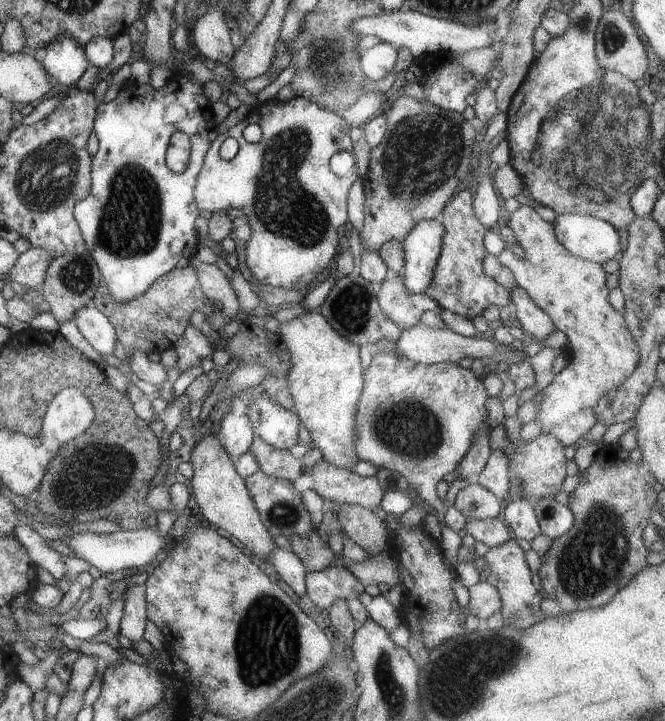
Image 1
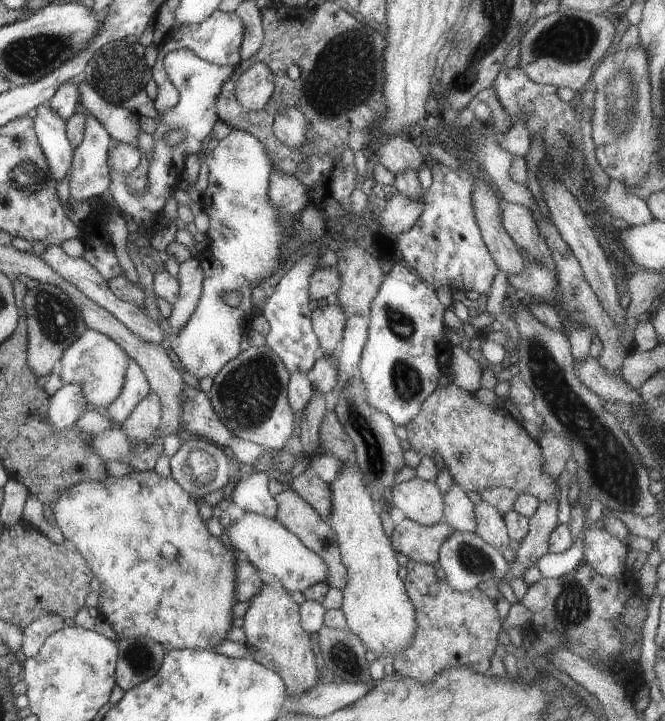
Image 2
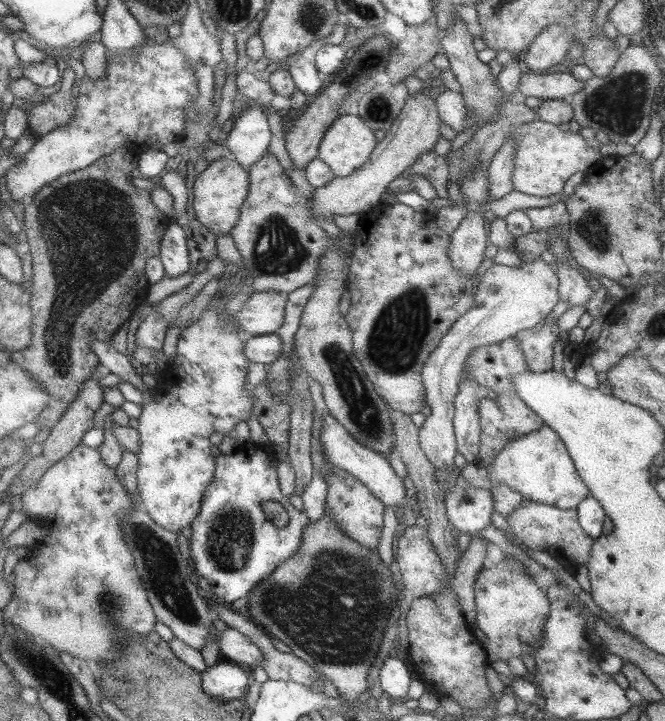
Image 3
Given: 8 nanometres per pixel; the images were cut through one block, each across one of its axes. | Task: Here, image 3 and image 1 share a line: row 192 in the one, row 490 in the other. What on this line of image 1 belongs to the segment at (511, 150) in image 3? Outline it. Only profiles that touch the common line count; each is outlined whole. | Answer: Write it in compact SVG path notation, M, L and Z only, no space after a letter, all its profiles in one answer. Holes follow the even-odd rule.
M494 450L484 470L476 478L482 488L490 490L502 502L509 501L511 478L508 472L508 458L502 450Z

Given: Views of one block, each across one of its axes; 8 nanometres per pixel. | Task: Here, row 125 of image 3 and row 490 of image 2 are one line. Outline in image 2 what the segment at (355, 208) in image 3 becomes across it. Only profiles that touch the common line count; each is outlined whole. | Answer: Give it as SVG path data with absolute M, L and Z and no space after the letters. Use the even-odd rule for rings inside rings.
M417 476L408 482L395 484L390 494L393 504L409 520L429 526L443 519L443 494L434 481L425 481Z

